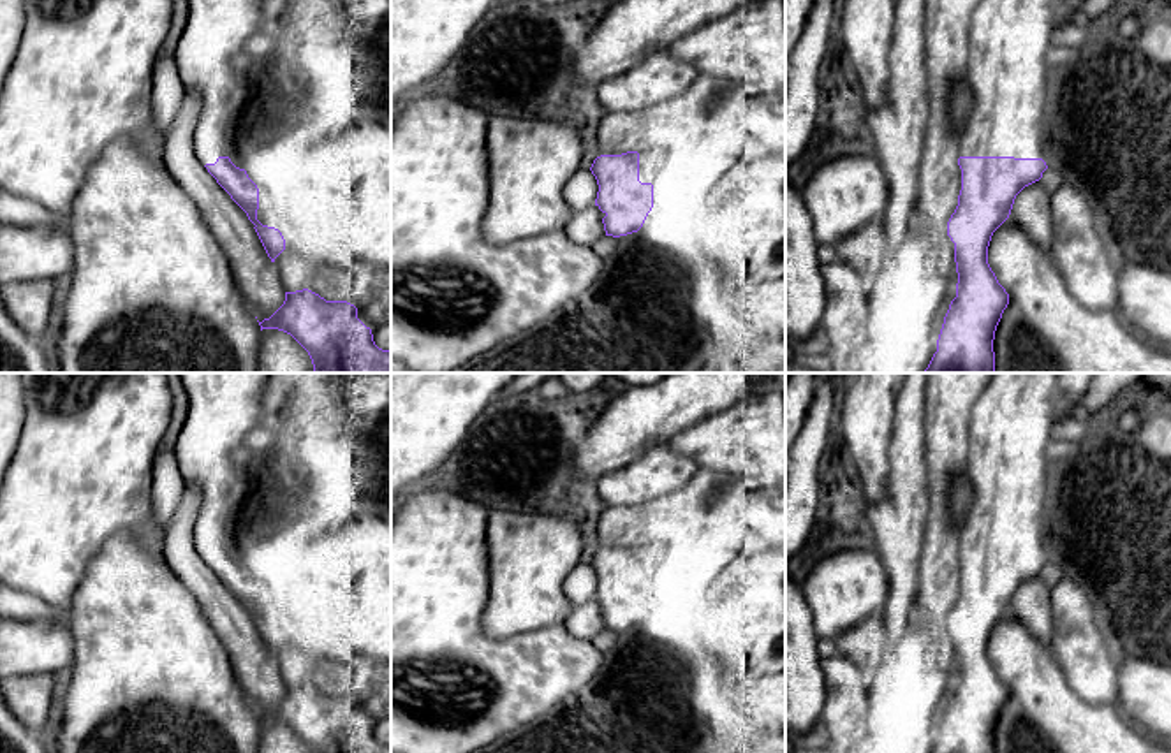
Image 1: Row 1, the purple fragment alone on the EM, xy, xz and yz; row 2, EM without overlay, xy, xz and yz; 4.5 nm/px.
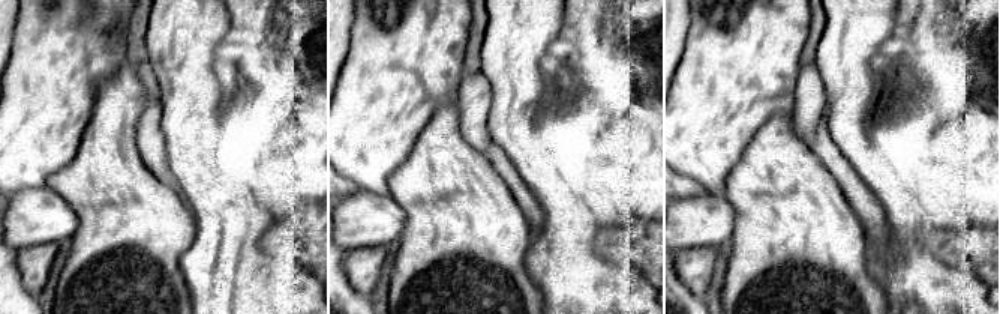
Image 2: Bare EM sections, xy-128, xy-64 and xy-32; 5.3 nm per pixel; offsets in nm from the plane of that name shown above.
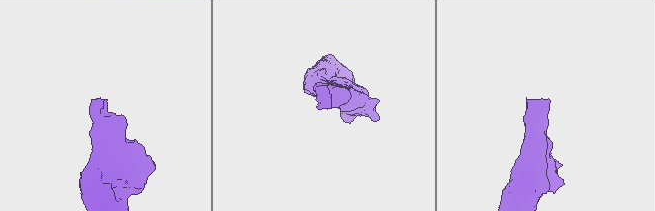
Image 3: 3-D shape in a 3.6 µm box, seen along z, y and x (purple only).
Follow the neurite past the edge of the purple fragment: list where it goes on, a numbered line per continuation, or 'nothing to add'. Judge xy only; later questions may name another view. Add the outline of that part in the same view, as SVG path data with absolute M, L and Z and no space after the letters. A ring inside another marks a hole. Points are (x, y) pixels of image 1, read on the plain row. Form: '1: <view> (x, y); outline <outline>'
1: xy (222, 407); outline M271 373L178 375L188 396L188 413L174 450L183 480L201 496L194 547L206 559L227 551L224 517L232 482L231 452L257 426Z

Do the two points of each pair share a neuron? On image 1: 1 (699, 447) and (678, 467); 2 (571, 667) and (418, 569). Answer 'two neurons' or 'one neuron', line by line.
1: two neurons
2: one neuron

